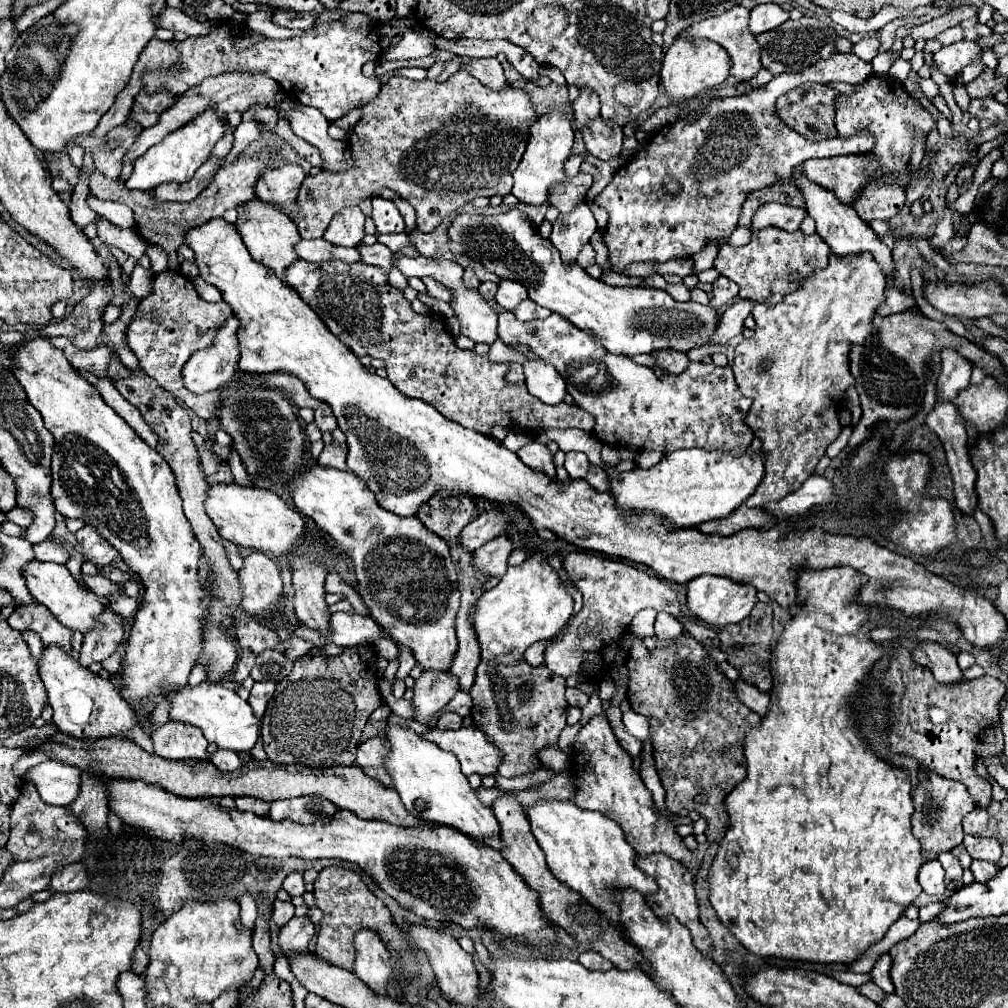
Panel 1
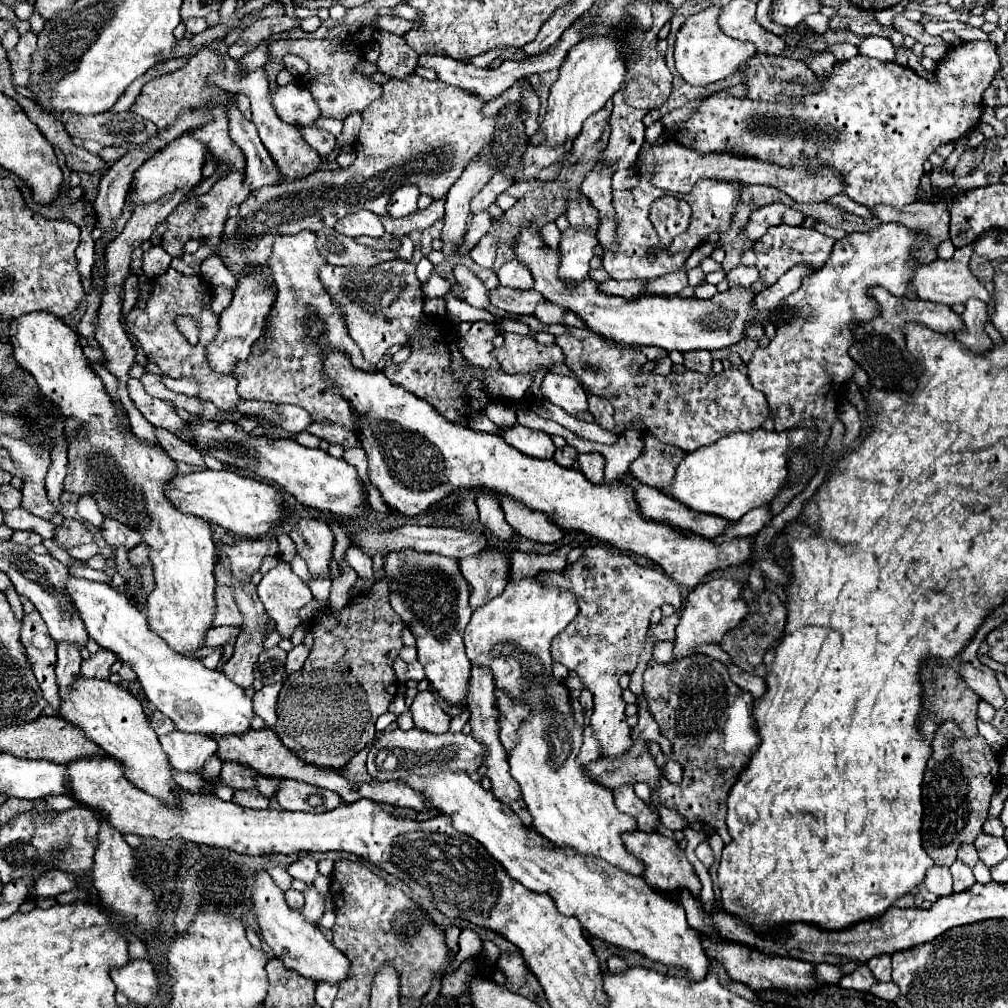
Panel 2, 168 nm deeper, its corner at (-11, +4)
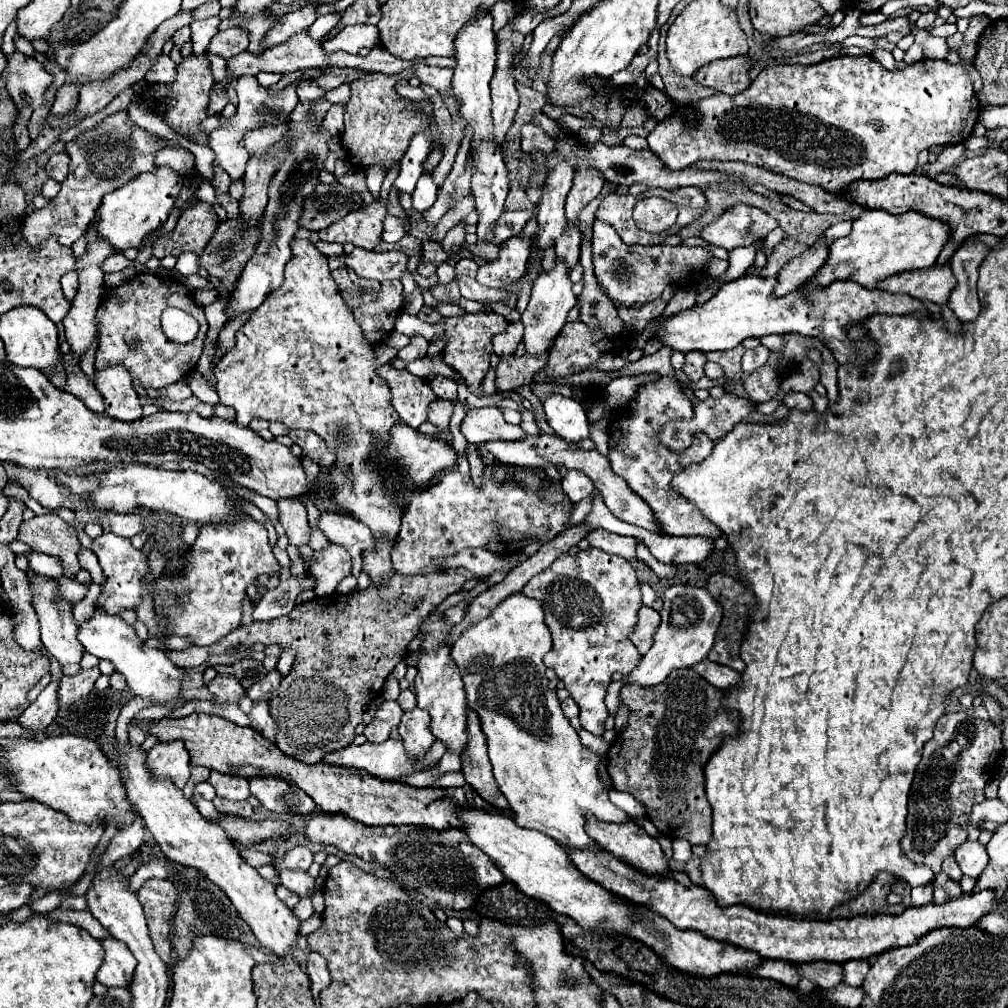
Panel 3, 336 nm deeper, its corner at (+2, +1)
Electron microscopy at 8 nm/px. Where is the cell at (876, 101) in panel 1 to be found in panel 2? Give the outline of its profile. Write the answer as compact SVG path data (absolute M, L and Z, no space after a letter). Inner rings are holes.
M967 42L951 48L935 70L935 80L919 80L919 76L897 62L881 62L875 58L855 56L845 62L837 62L827 76L817 76L821 84L819 92L803 96L797 104L775 104L749 98L735 98L731 94L717 92L703 98L701 106L685 120L665 130L665 136L675 138L679 144L693 148L701 154L741 154L761 162L771 162L783 168L819 170L827 168L835 172L843 182L843 192L863 204L877 206L889 204L901 208L917 200L919 178L923 164L939 148L939 144L955 142L973 132L983 114L983 92L999 70L999 56L991 42Z

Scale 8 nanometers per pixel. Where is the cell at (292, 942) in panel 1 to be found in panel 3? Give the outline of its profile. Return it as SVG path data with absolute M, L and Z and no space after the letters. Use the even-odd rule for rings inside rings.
M288 871L280 873L280 881L286 889L294 891L300 899L308 897L314 891L314 879L306 871Z

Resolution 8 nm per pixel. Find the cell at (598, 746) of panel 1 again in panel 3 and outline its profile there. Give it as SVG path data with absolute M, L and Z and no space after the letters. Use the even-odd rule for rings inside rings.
M588 547L576 555L560 555L522 589L522 593L532 599L546 597L542 605L554 645L544 655L544 665L554 669L558 679L564 681L568 693L580 707L582 729L594 735L606 731L604 721L608 709L604 695L612 673L628 673L640 663L640 653L628 639L636 627L638 609L642 607L640 587L636 571L624 557Z

